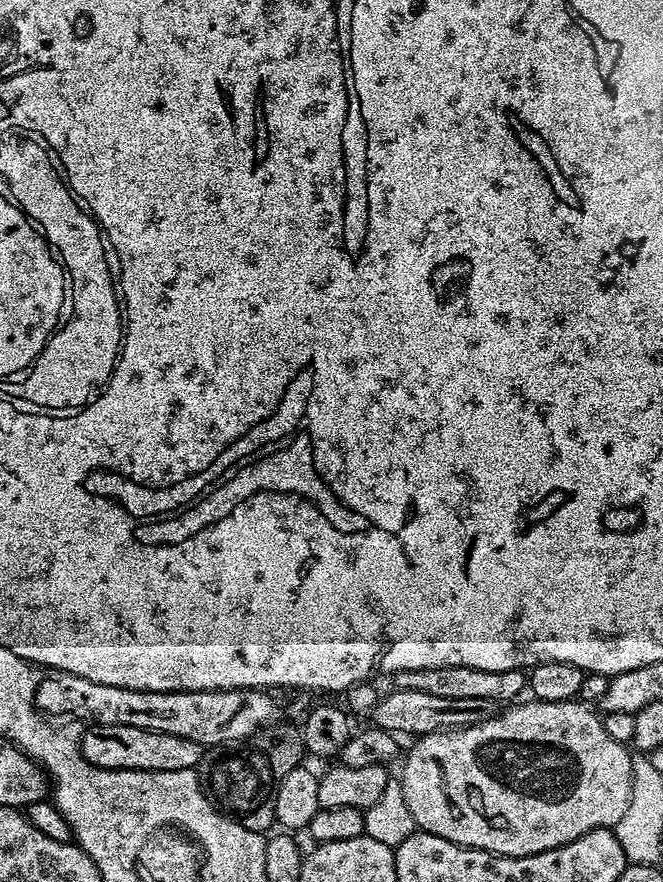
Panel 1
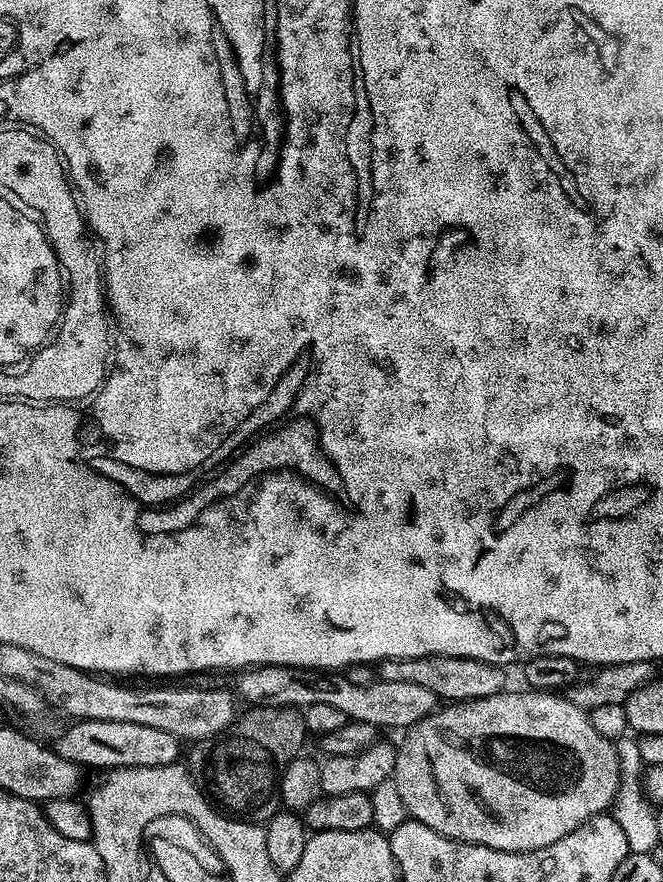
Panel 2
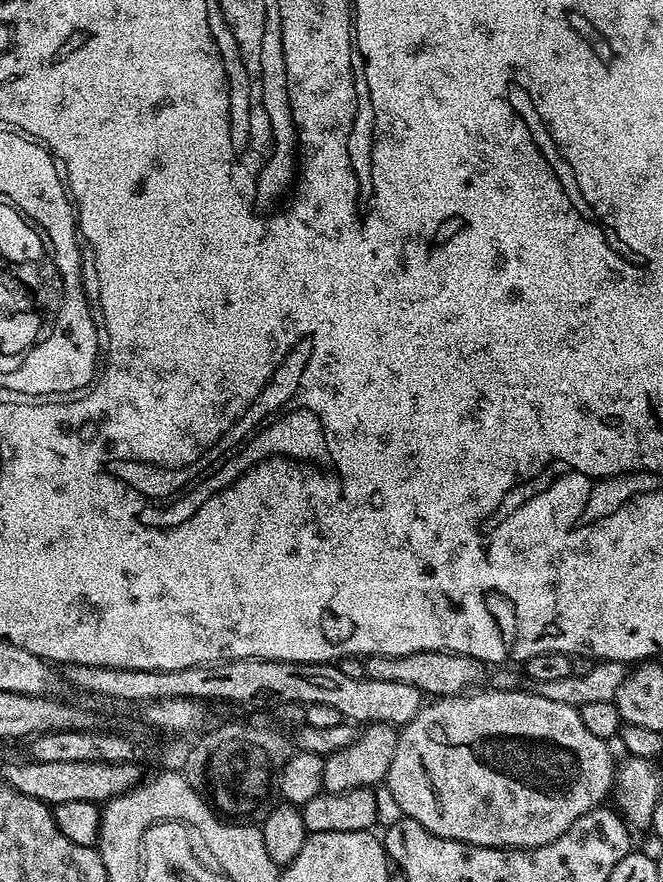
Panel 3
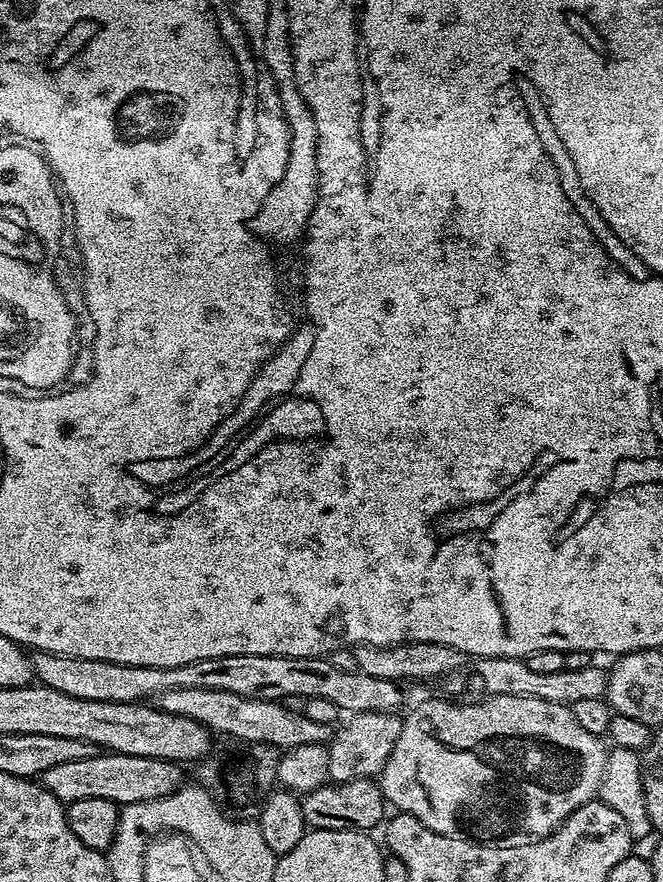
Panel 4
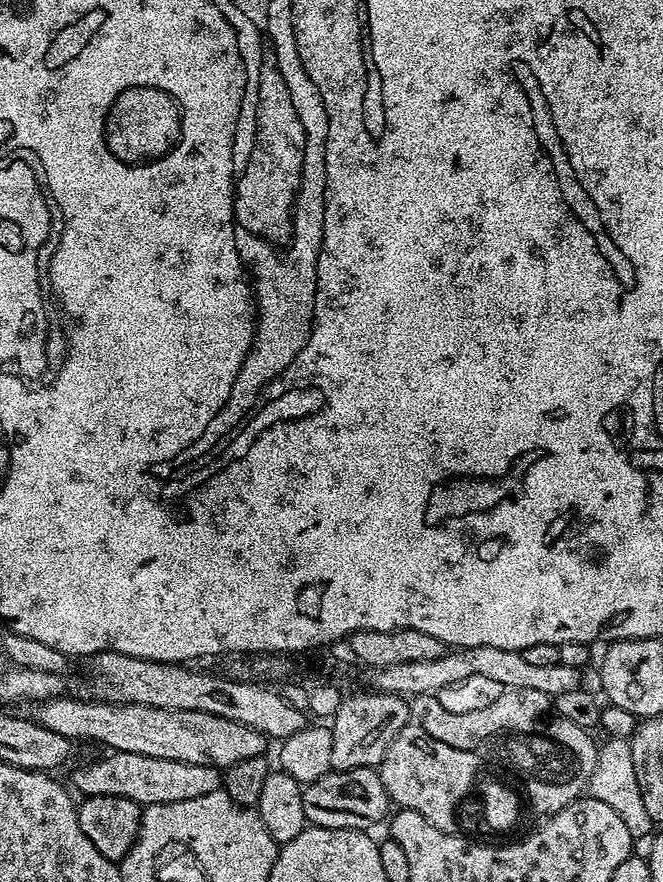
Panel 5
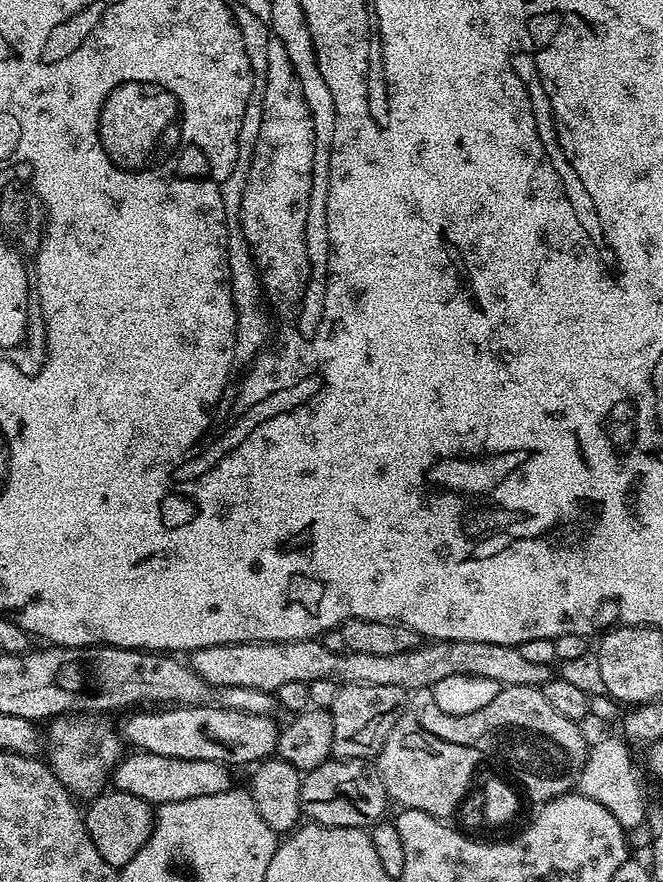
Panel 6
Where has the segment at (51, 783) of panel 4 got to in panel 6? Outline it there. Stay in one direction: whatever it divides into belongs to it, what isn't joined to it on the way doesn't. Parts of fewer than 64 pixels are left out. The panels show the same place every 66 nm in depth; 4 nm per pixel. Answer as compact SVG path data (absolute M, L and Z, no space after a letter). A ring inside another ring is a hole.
M139 750L131 754L125 755L112 769L110 784L115 791L134 794L145 800L147 804L159 806L170 802L182 802L184 799L233 791L233 769L227 764L202 762L194 758L166 758Z

